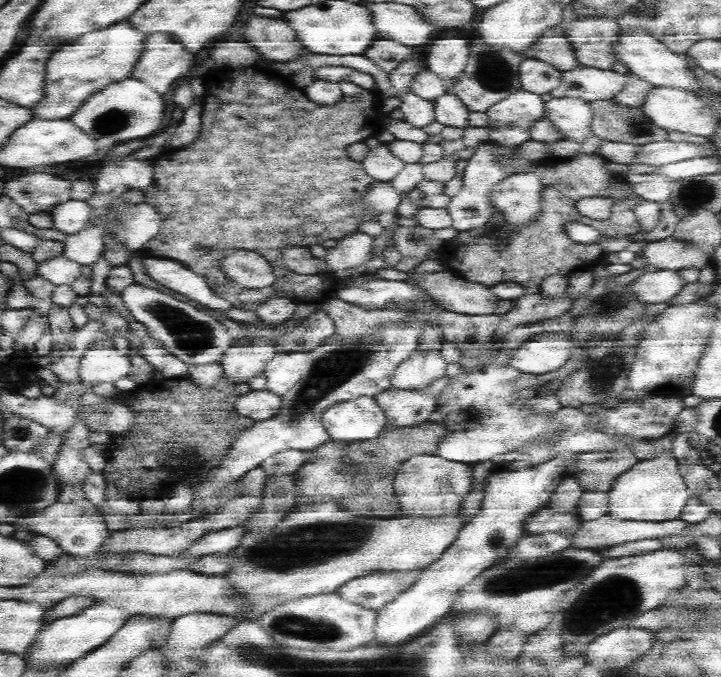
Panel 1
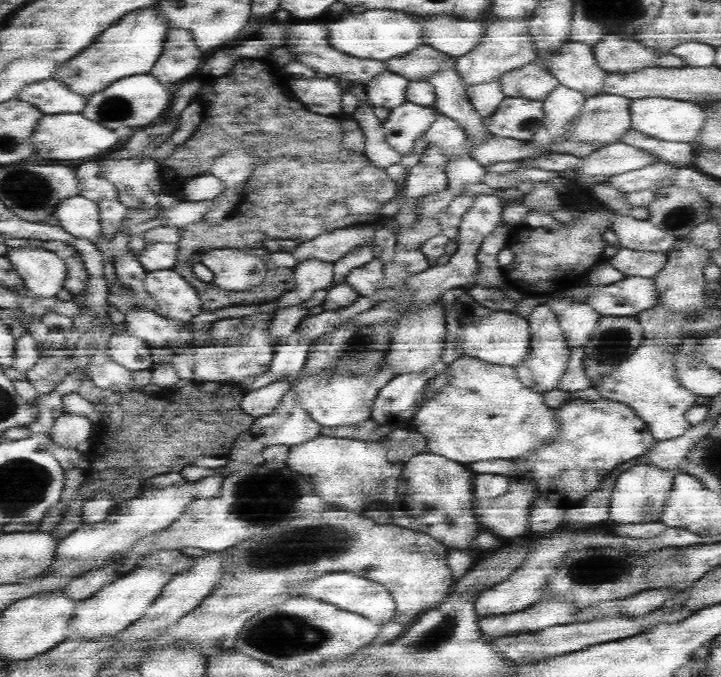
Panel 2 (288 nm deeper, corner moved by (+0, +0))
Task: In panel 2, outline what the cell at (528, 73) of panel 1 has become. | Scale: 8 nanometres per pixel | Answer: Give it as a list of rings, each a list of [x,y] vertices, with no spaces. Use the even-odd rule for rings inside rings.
[[[538,62],[506,72],[500,82],[508,98],[524,100],[546,100],[560,86],[560,80]]]

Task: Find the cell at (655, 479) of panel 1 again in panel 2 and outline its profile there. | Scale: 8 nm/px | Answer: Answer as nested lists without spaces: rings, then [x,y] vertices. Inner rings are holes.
[[[642,464],[636,466],[628,472],[624,472],[618,482],[616,488],[612,490],[612,500],[610,500],[610,518],[614,522],[620,524],[628,524],[628,522],[658,522],[666,500],[668,500],[668,492],[672,492],[676,486],[676,472],[658,468],[654,464]]]

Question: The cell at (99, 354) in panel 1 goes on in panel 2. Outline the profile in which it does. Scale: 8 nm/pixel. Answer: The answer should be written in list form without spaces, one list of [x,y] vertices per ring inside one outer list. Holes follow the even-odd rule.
[[[124,332],[124,334],[114,334],[110,338],[106,354],[124,368],[136,372],[136,370],[152,370],[156,366],[154,362],[150,362],[150,350],[152,348],[148,342],[128,336],[128,332]]]

